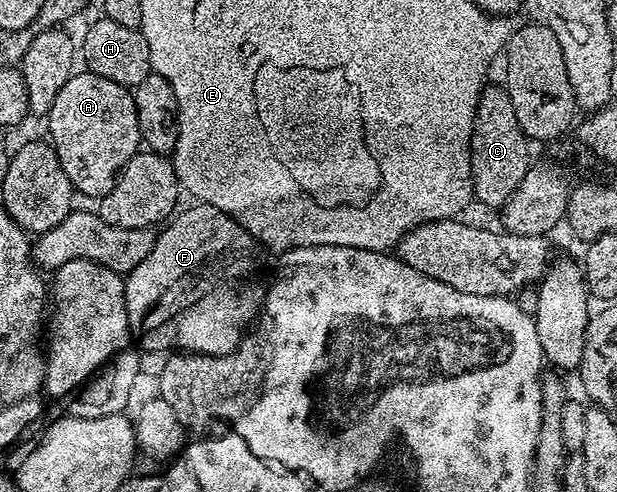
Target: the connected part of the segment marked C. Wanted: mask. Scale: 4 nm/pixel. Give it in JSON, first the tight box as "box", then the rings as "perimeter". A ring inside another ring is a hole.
{"box":[471,86,530,209],"perimeter":[[[498,86],[485,87],[480,94],[475,112],[474,126],[471,128],[471,178],[473,197],[490,208],[501,209],[525,178],[530,159],[529,139],[521,130],[514,106],[507,91]]]}

